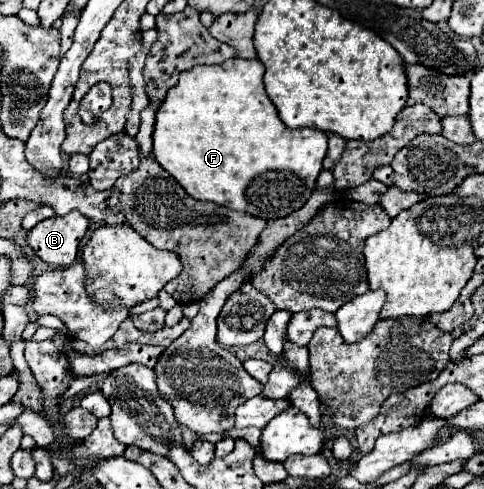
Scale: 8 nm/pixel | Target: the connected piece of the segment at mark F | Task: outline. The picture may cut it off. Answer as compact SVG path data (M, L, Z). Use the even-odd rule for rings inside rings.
M234 58L216 66L196 66L182 72L178 84L168 90L166 100L156 112L152 154L192 198L274 220L296 212L312 196L328 150L328 136L314 128L286 128L278 118L276 106L266 96L262 76L264 66L256 58Z

